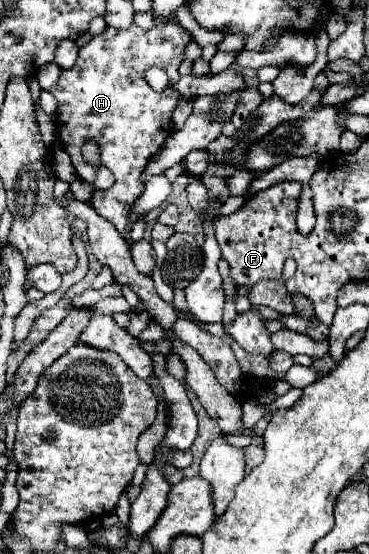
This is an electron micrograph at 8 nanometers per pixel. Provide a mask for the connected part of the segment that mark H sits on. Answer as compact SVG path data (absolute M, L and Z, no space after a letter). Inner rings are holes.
M135 24L125 32L107 28L79 50L75 66L61 70L57 84L51 88L51 94L59 102L59 142L69 152L77 176L89 184L95 182L97 166L83 160L81 144L89 138L103 144L101 164L113 172L115 184L109 190L95 188L91 206L107 218L123 238L127 238L131 230L127 220L129 210L143 192L141 172L171 134L171 114L179 100L171 84L179 80L177 68L183 62L183 48L189 40L189 32L179 24L157 24L151 32L143 32ZM153 66L167 70L169 86L163 92L155 92L145 80L145 72Z

